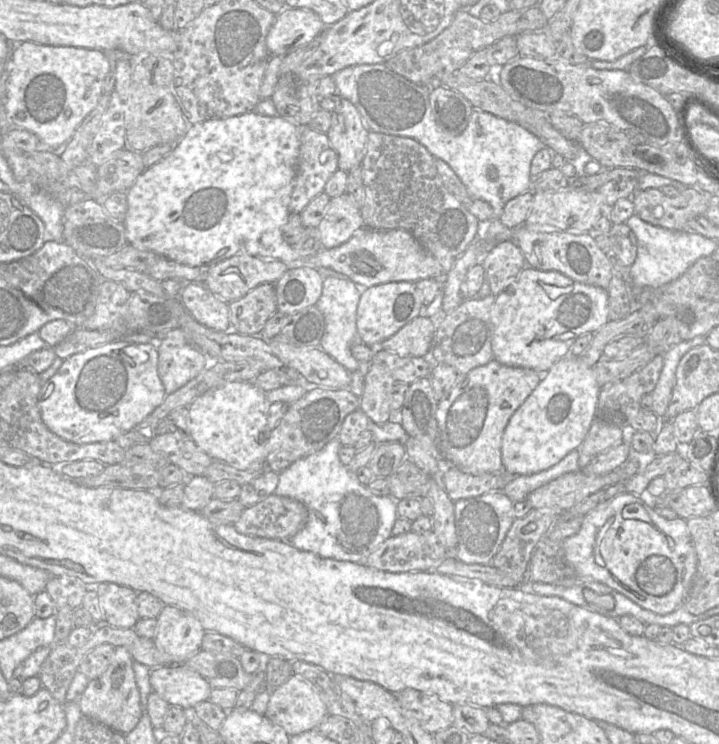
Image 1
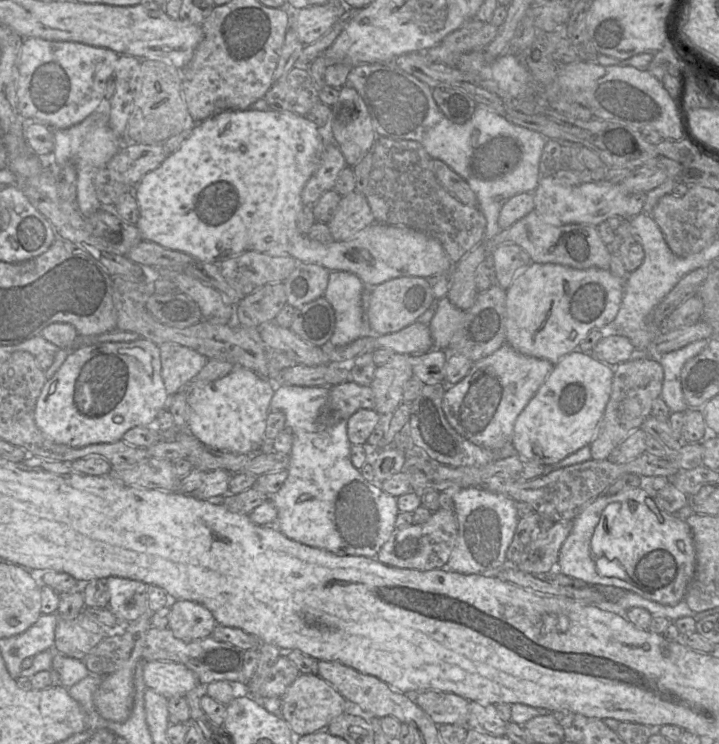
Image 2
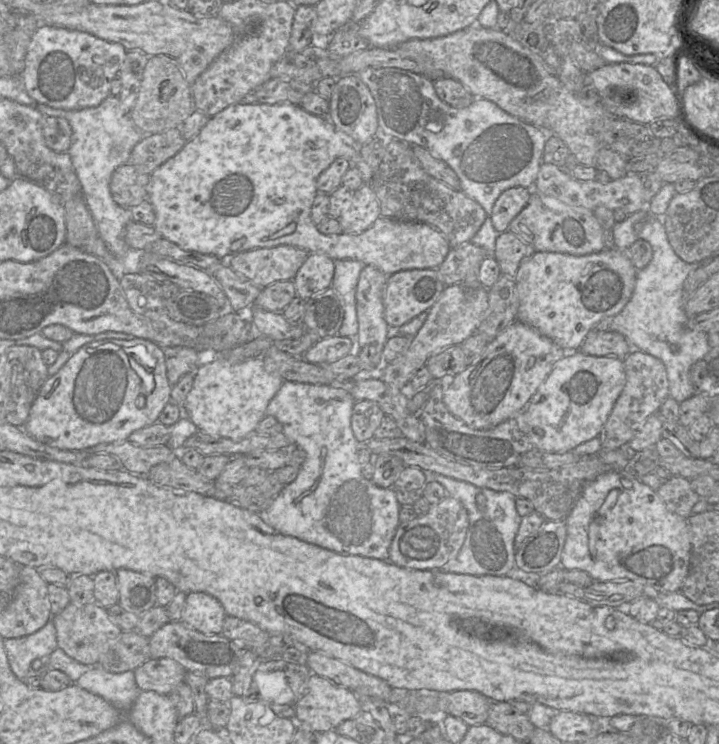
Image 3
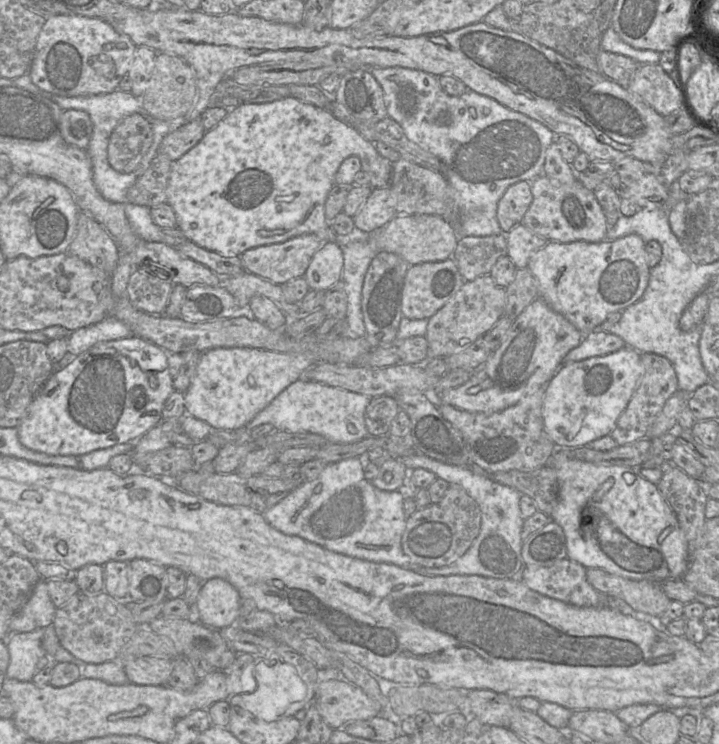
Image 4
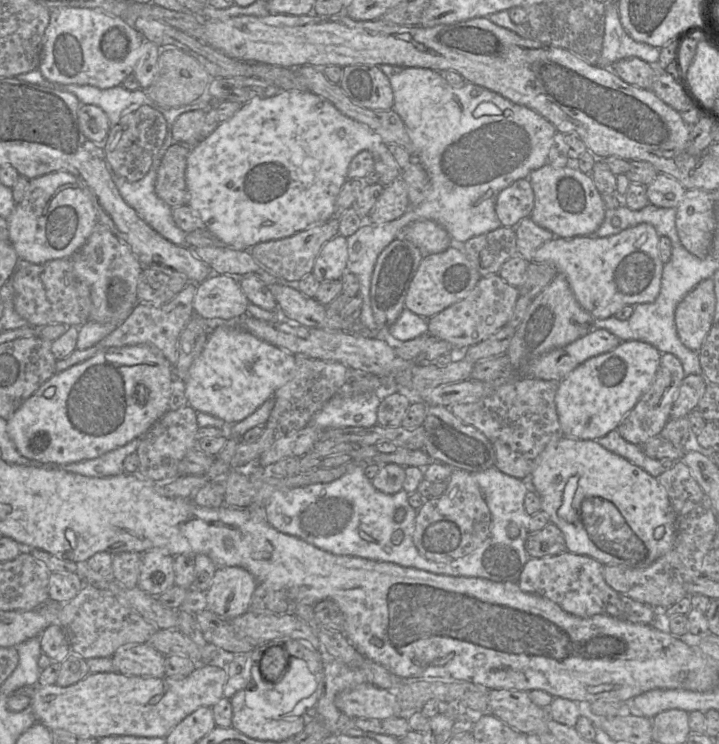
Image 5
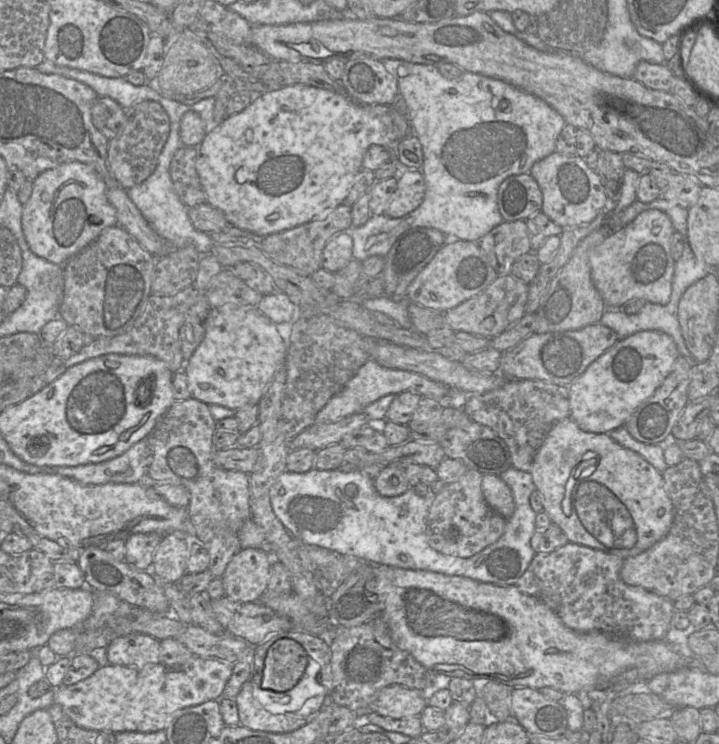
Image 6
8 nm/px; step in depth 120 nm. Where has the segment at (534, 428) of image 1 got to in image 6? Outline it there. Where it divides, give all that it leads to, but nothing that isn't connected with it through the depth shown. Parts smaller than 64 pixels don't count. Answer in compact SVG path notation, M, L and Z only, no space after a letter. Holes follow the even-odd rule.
M641 331L619 339L569 385L570 417L580 429L591 433L609 433L624 426L638 406L649 398L670 374L679 355L674 340L660 331Z

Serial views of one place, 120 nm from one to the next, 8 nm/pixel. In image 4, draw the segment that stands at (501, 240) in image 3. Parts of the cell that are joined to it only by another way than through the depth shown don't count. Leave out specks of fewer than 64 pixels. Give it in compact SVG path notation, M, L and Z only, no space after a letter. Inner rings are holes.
M522 224L515 226L506 234L507 256L517 269L528 266L532 254L549 242L546 238L536 235Z

